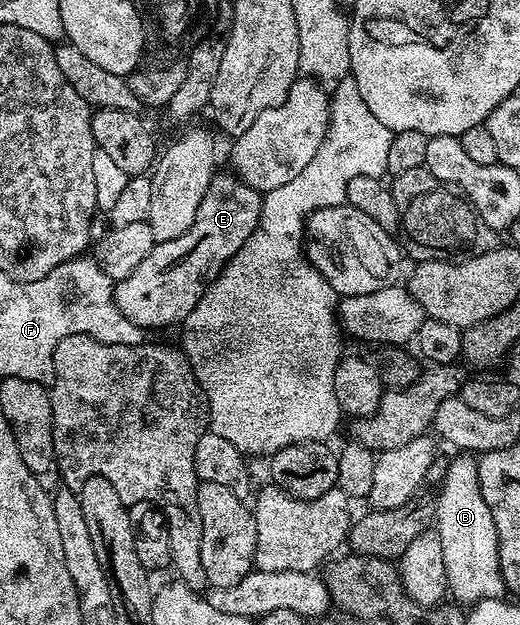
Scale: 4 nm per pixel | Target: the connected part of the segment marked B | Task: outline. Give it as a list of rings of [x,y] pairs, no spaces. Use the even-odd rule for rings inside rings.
[[[470,453],[455,456],[446,467],[446,476],[438,491],[438,504],[433,504],[432,515],[436,520],[449,594],[454,594],[459,604],[473,605],[482,599],[497,599],[503,594],[502,566],[498,556],[496,521],[492,521],[488,501],[484,501],[480,493],[478,459]]]

